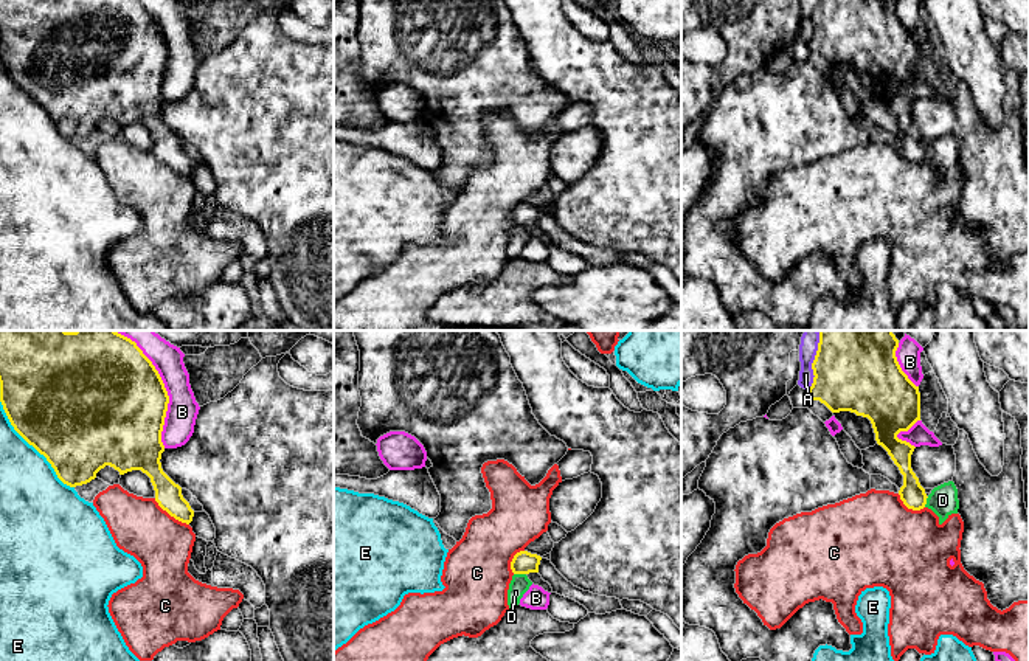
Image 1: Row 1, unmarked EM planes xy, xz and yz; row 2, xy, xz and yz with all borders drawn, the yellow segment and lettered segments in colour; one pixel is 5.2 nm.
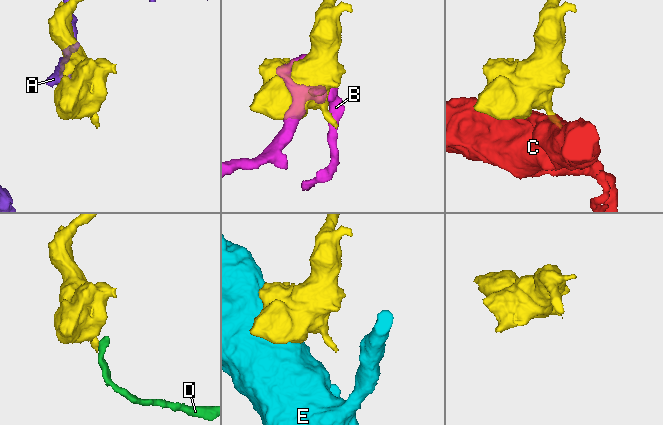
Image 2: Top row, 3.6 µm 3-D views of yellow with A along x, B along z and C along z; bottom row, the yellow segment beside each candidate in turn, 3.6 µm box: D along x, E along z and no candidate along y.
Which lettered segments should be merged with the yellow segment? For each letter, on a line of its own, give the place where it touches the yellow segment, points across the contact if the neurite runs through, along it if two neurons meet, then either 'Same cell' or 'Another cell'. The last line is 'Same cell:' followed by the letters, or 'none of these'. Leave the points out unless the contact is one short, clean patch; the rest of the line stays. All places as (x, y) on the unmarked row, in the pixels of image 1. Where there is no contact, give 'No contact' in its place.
A: Touches yellow at yz (812, 20). Another cell
B: Touches yellow at xy (168, 50). Another cell
C: Touches yellow at xy (171, 168). Boundary: xy (154, 151), (171, 168), (188, 177). Another cell
D: Touches yellow at xz (520, 225). Boundary: xz (514, 225), (525, 227). Another cell
E: Touches yellow at xy (33, 98). Another cell
Same cell: none of these

